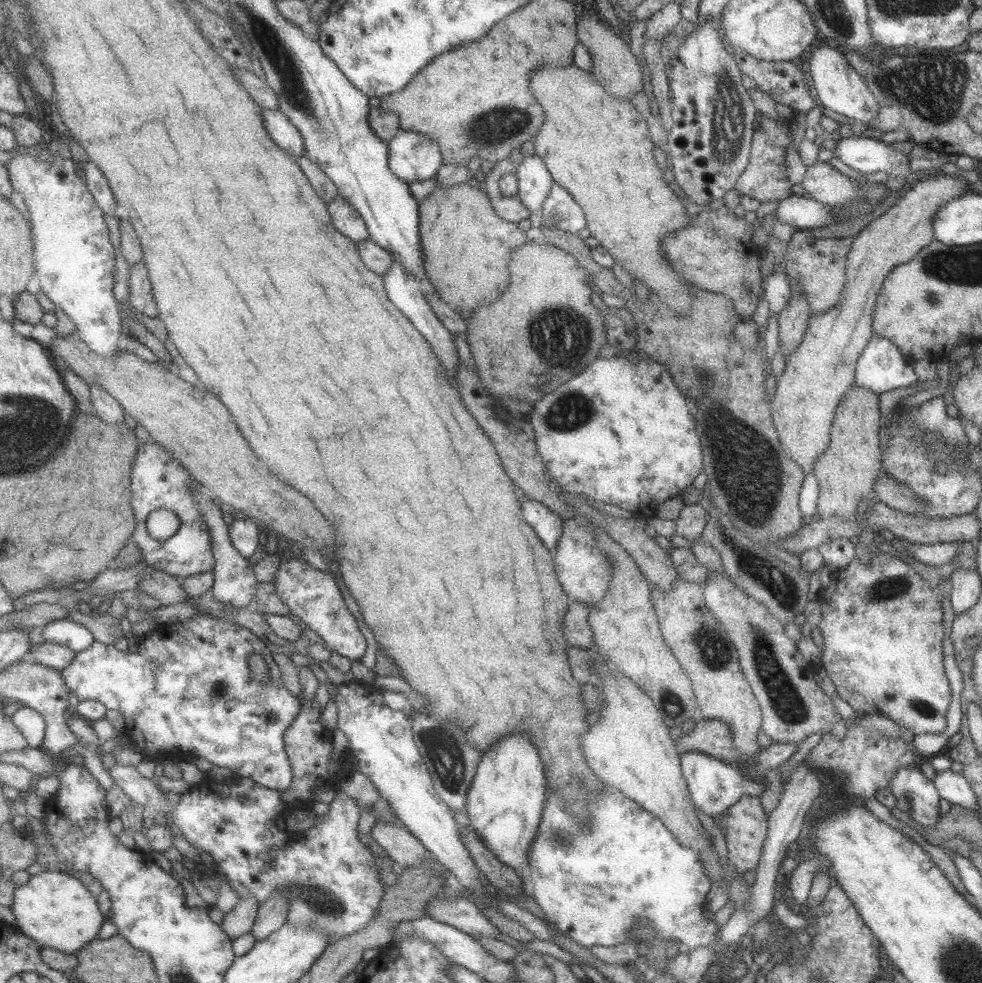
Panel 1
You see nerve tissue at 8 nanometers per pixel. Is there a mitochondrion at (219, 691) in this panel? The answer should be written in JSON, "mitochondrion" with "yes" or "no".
{"mitochondrion":"yes"}

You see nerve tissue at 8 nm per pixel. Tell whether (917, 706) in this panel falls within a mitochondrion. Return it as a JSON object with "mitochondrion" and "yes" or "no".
{"mitochondrion":"yes"}

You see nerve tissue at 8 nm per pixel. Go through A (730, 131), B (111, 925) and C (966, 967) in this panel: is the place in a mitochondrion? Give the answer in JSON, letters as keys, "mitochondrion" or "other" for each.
{"A":"mitochondrion","B":"other","C":"mitochondrion"}

